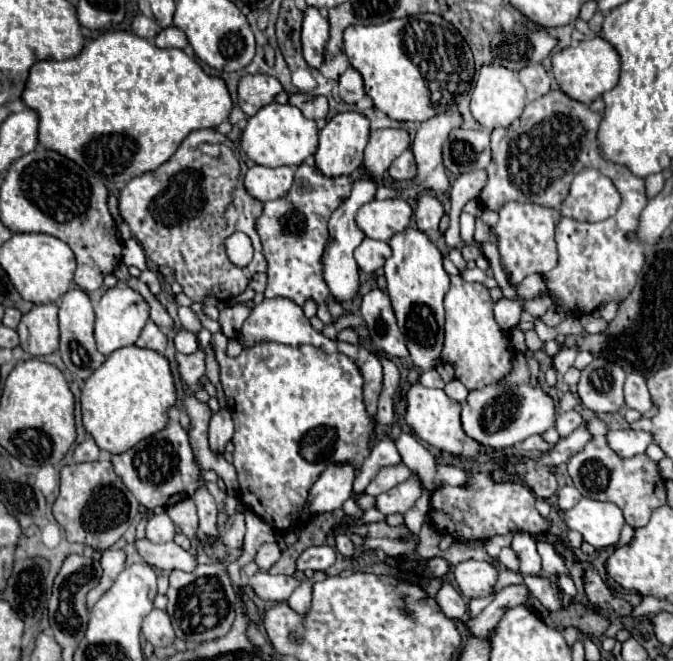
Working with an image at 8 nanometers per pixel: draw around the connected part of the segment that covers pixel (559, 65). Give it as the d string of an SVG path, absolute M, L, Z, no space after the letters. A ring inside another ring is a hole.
M602 37L584 39L574 47L566 47L552 55L552 73L560 85L560 89L576 101L590 105L594 99L602 97L606 91L616 87L620 79L620 57L614 45L610 45Z

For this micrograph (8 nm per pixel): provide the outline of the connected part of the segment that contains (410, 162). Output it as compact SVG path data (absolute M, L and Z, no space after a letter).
M408 149L408 151L404 151L398 159L394 159L392 165L390 165L390 169L388 169L388 173L390 173L390 177L392 177L394 181L410 181L410 179L414 179L416 165L414 165L414 155L412 155L412 151Z

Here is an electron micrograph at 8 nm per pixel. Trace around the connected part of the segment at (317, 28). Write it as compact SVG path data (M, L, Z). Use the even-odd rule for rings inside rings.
M306 7L302 19L302 49L310 67L320 67L324 59L324 47L330 37L330 23L316 7Z

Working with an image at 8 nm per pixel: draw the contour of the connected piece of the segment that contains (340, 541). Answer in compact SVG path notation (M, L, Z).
M338 533L338 535L336 535L336 549L338 549L344 557L350 557L350 555L354 553L354 545L352 545L350 537L344 535L344 533Z

